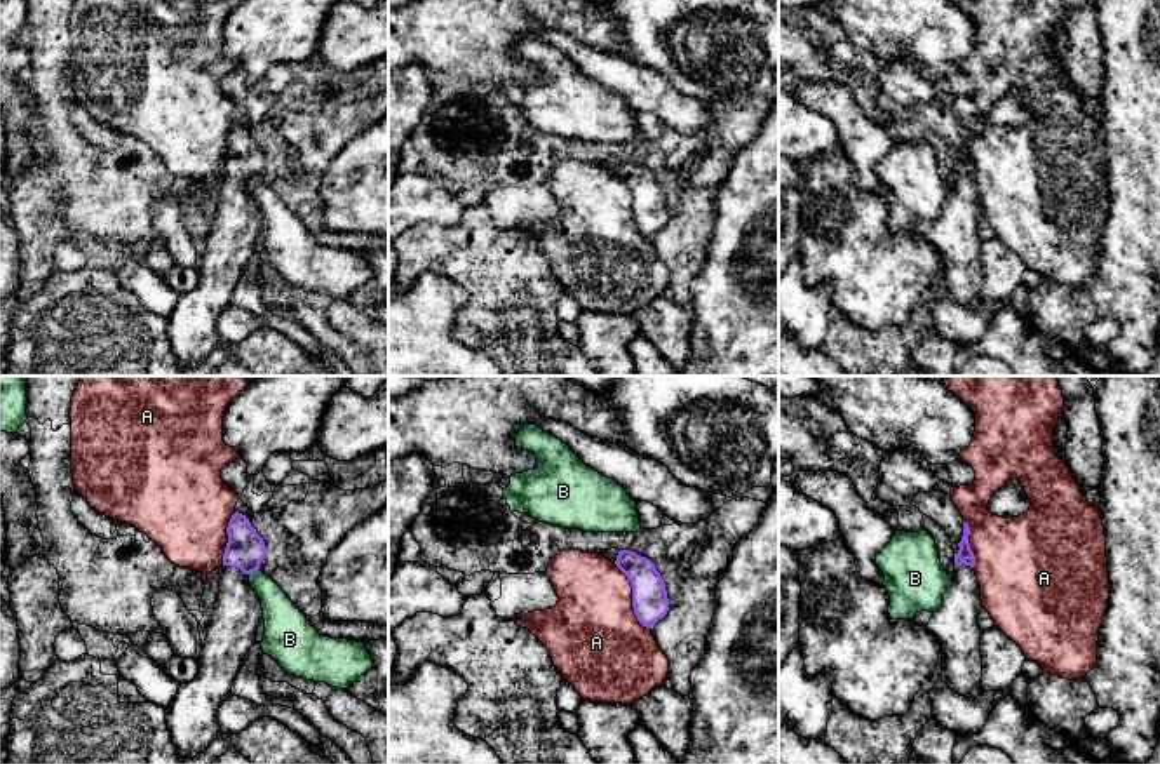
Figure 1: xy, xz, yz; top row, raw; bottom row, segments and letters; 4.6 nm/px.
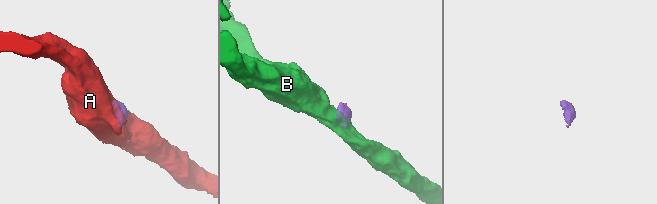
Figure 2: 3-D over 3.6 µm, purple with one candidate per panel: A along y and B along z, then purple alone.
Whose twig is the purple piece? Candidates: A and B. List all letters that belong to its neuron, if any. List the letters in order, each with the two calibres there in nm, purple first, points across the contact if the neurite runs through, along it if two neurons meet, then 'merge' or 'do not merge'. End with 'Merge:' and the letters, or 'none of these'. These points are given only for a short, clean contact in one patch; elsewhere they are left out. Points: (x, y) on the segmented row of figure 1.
A: 170 nm thick on the purple side, 420 nm on the other; do not merge
B: 180 nm thick on the purple side, 160 nm on the other; border along xy (258, 568), (249, 575); do not merge
Merge: none of these

